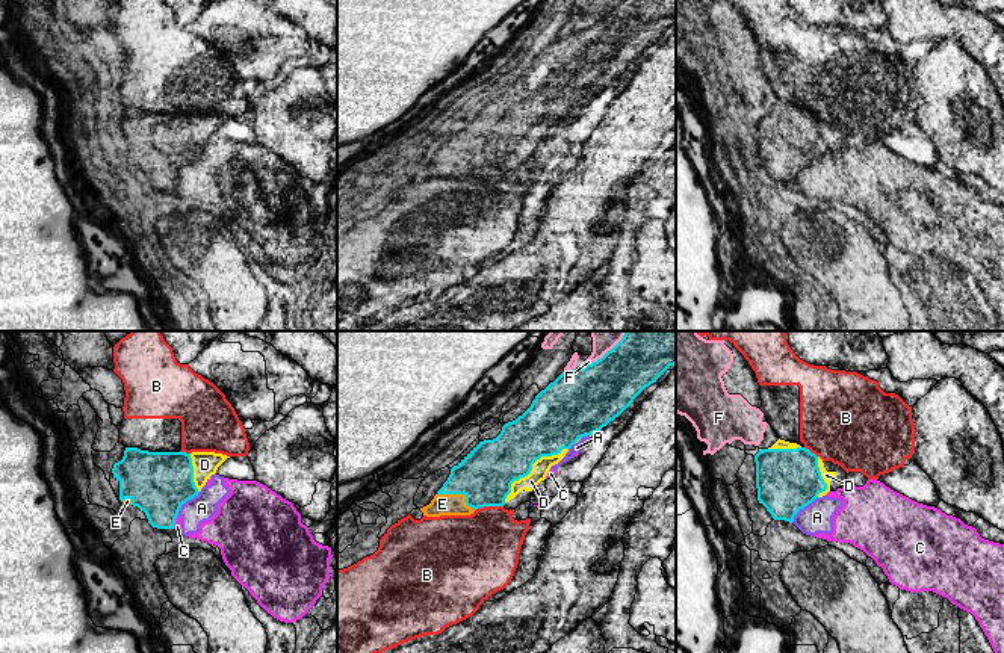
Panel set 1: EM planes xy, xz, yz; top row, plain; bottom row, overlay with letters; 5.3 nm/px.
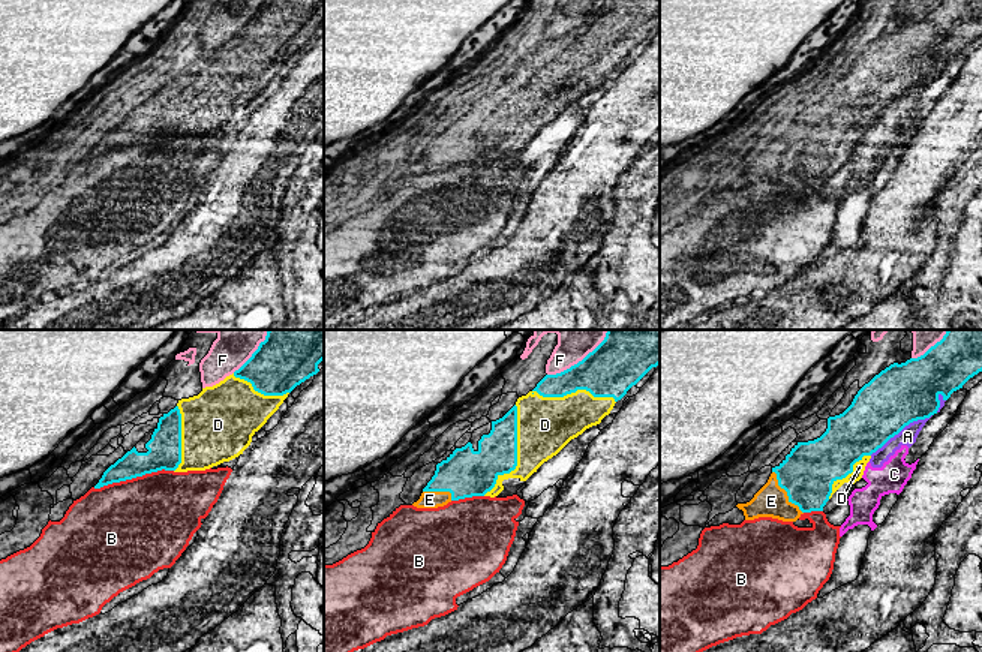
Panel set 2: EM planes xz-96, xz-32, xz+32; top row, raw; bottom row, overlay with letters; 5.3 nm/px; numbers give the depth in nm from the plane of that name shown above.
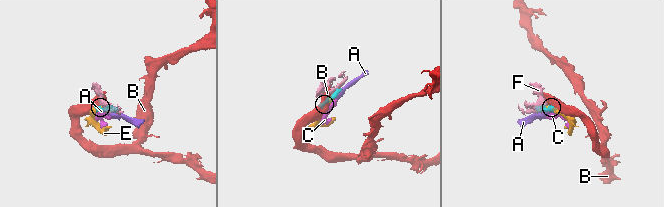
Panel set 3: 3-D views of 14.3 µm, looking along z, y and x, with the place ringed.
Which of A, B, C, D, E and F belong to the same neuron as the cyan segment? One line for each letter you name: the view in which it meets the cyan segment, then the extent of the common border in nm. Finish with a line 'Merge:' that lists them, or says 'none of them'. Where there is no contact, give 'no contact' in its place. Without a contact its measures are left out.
D: meets cyan in xz; contact 460 nm long
E: meets cyan in xz; contact 220 nm long
Merge: D, E

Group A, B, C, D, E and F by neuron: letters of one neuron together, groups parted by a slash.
A C / B / D E / F

